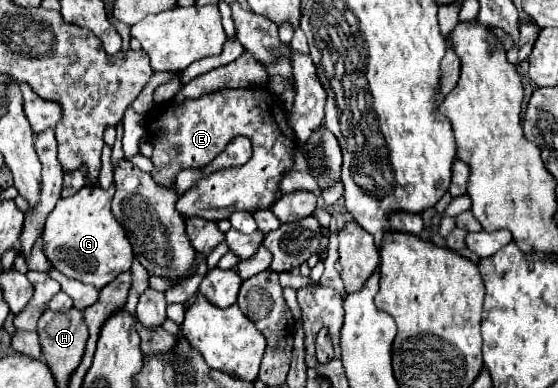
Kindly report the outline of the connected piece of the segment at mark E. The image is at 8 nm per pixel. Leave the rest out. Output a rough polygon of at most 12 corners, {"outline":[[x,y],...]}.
{"outline":[[228,88],[148,118],[152,178],[172,186],[232,138],[252,160],[180,196],[186,218],[278,198],[296,148],[278,98]]}

